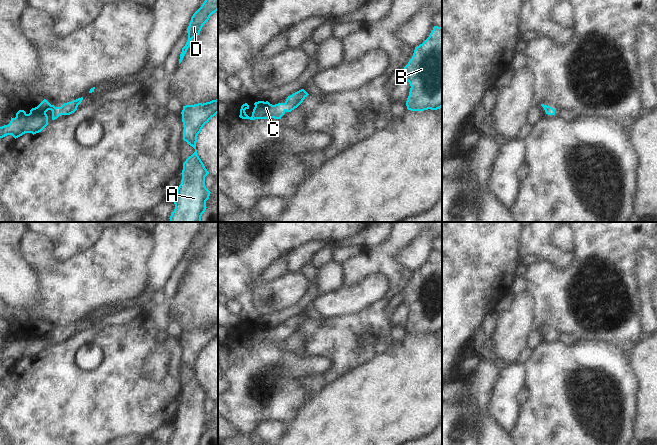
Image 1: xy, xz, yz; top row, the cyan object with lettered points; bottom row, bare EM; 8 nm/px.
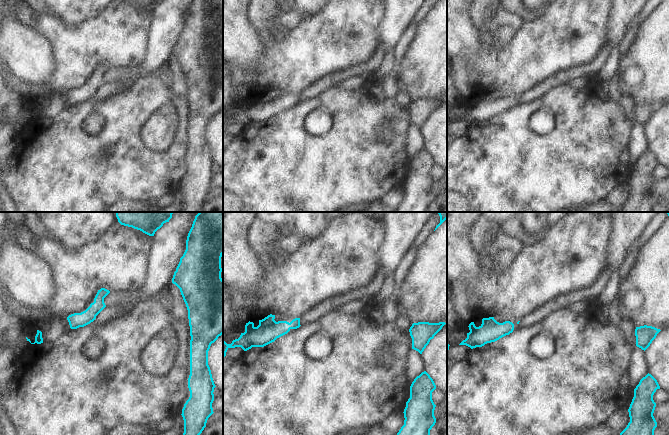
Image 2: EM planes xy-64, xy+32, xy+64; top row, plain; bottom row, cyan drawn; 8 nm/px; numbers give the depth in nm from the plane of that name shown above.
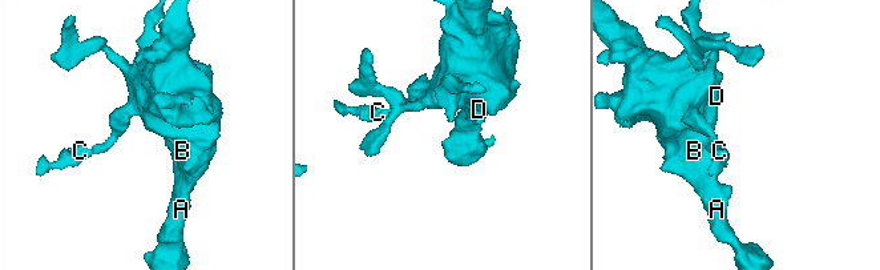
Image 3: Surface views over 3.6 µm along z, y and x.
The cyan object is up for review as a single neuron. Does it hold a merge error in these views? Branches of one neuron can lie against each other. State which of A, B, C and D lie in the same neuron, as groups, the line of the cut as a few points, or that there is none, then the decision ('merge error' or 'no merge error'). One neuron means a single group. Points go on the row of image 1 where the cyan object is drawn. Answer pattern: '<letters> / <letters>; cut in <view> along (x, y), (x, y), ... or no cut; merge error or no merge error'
A B C D; no cut; no merge error

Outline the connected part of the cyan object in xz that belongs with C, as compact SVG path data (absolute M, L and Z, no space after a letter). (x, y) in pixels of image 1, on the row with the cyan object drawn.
M301 89L288 96L284 103L272 105L268 101L255 102L255 107L251 117L249 117L245 112L246 109L249 109L249 105L245 103L241 106L239 117L250 120L271 118L281 119L286 112L291 112L297 108L308 95L309 94L304 89Z

